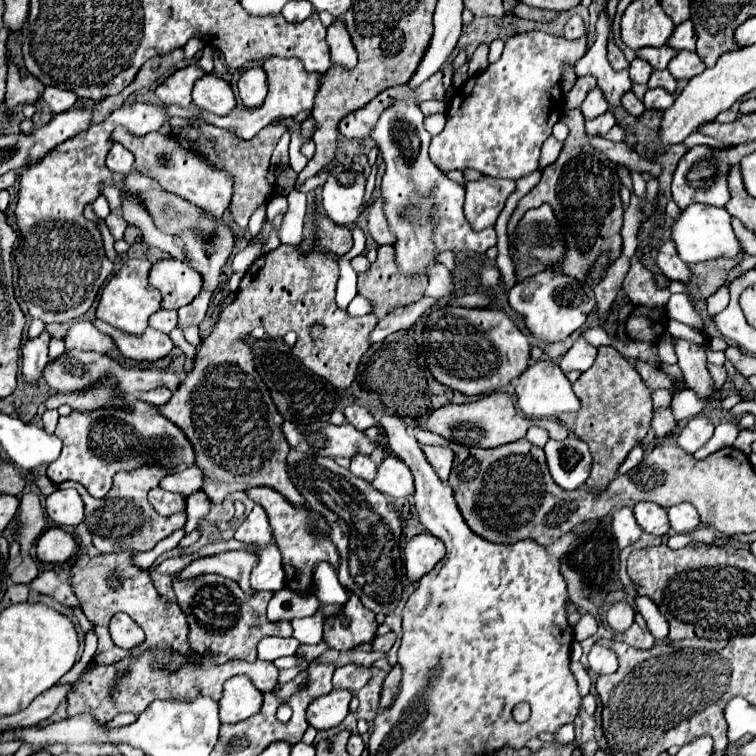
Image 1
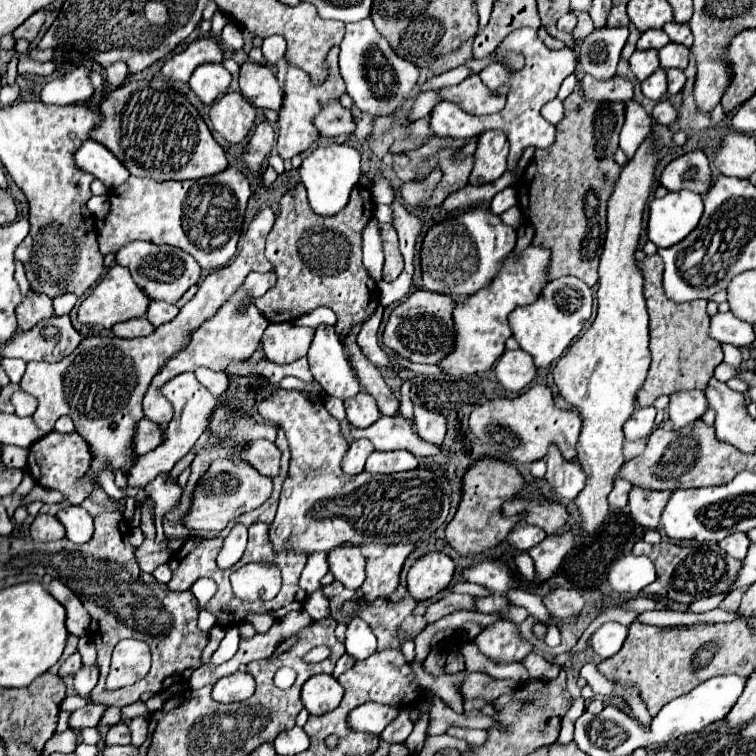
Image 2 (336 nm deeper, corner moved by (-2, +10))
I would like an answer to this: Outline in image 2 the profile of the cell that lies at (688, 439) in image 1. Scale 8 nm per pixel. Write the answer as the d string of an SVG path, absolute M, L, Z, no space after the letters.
M685 390L669 396L667 412L675 430L701 418L705 410L707 410L707 398L701 390Z

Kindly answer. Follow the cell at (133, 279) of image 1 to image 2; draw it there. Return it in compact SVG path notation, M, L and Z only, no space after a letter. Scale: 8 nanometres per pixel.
M115 264L113 268L109 268L105 278L91 290L91 294L81 302L77 320L81 324L97 324L103 328L111 328L117 322L125 322L125 320L143 316L147 312L147 306L149 306L149 298L141 288L137 288L129 270Z

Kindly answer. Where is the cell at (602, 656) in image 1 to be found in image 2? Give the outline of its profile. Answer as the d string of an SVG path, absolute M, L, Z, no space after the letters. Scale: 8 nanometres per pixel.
M607 622L591 634L589 646L595 650L597 656L601 656L605 660L605 658L611 658L613 654L617 654L621 650L625 636L627 636L627 628L623 624Z

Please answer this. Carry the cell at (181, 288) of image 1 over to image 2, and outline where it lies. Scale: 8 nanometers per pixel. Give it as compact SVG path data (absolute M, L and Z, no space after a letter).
M131 242L127 246L123 246L117 252L117 260L119 266L129 268L135 284L151 298L151 300L163 300L169 304L175 304L193 284L199 282L199 274L201 268L197 266L195 258L191 254L187 254L181 248L175 246L159 246L153 242Z

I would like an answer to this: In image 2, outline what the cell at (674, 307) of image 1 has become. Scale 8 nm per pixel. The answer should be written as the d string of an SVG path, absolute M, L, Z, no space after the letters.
M717 312L715 316L711 316L709 338L717 340L721 344L733 344L733 346L741 348L741 346L753 344L755 332L749 322L735 318L731 312L725 312L725 314Z

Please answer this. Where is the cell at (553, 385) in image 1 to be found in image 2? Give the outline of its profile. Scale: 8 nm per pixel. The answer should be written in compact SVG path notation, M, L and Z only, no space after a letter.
M507 350L495 366L497 380L505 390L511 392L519 392L529 386L535 378L535 372L537 368L533 364L533 358L523 350Z

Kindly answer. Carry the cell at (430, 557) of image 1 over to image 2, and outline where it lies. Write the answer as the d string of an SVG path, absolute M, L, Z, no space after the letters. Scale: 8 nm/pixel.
M429 552L419 558L407 574L409 594L421 602L445 590L453 578L453 560L443 552Z

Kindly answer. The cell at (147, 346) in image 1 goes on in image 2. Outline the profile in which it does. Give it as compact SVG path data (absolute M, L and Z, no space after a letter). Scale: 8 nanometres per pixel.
M141 316L141 318L131 318L129 322L121 322L121 324L115 324L115 326L113 326L113 334L115 334L117 338L125 338L125 340L149 336L149 334L153 334L153 330L155 330L155 328L147 322L145 316Z

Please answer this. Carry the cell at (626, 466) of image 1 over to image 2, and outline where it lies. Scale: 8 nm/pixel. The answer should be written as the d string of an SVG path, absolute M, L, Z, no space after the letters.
M645 406L637 408L631 416L629 422L625 422L625 438L627 440L647 440L647 436L653 432L653 420L655 420L655 406Z

